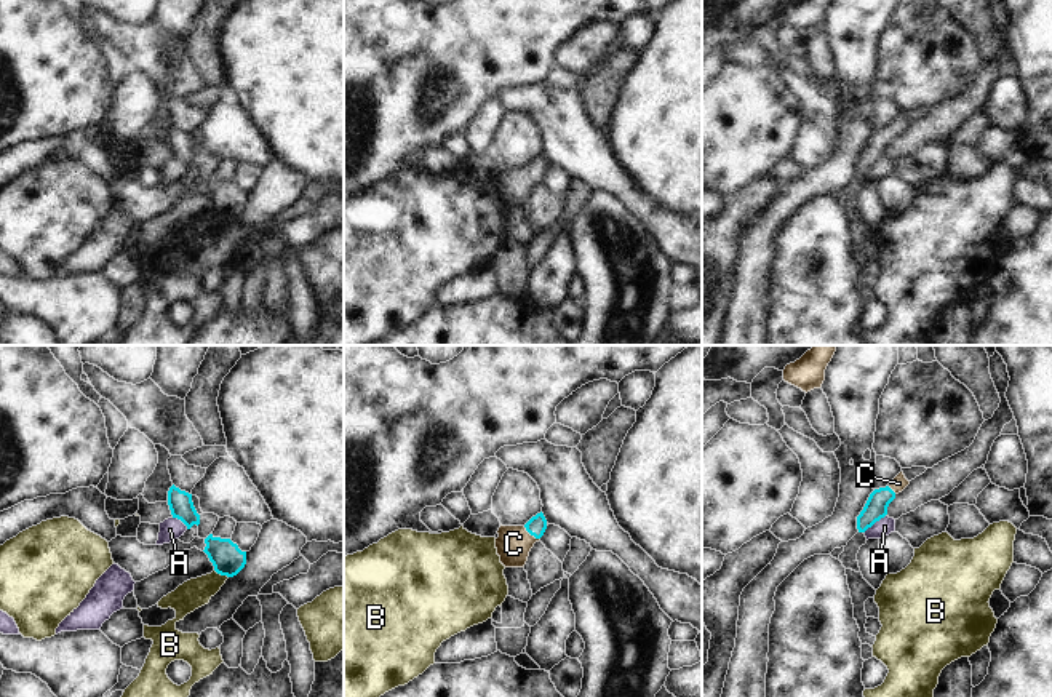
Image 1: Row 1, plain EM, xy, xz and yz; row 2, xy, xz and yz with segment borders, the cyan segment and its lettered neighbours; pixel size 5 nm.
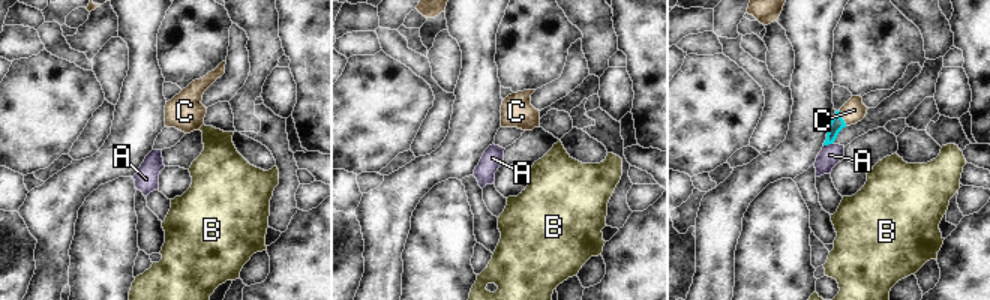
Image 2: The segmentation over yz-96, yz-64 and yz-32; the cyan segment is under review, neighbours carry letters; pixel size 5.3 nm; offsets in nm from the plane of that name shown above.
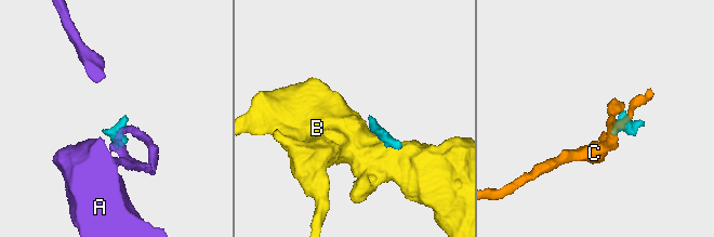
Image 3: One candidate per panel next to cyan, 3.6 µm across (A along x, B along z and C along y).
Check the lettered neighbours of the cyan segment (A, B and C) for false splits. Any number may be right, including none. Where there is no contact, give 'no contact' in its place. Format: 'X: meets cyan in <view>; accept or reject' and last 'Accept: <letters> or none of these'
A: meets cyan in yz; reject
B: meets cyan in xy; reject
C: meets cyan in xz; accept
Accept: C

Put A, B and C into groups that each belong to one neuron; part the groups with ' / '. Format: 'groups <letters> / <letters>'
groups A / B / C

